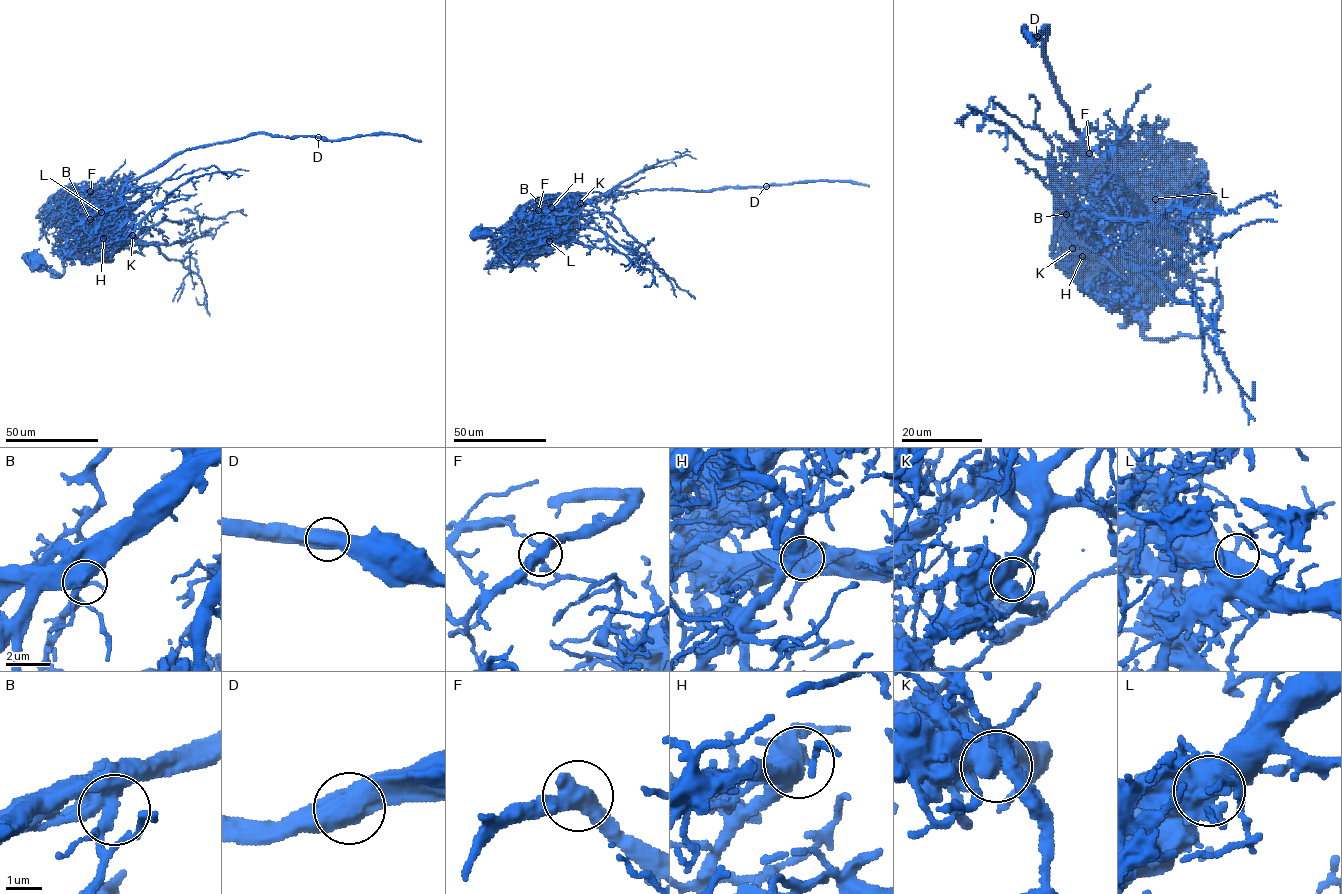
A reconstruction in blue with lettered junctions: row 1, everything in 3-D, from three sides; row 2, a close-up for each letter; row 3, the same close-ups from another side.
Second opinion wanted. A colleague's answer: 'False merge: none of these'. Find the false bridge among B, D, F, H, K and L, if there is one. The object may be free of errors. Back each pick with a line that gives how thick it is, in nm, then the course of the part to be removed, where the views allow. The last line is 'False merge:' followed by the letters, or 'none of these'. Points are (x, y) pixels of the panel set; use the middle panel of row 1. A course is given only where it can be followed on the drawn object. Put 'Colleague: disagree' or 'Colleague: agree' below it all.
False merge: none of these
Colleague: agree

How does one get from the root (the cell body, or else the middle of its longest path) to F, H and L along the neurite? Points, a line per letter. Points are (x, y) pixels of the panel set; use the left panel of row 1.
F: (36, 263), (55, 277), (63, 274), (63, 252), (83, 246), (80, 210), (85, 191), (98, 186), (91, 191)
H: (36, 263), (60, 277), (54, 275), (64, 273), (65, 251), (78, 251), (84, 240), (98, 234), (103, 238)
L: (36, 263), (60, 276), (55, 277), (61, 276), (63, 252), (80, 250), (87, 224), (101, 212)

